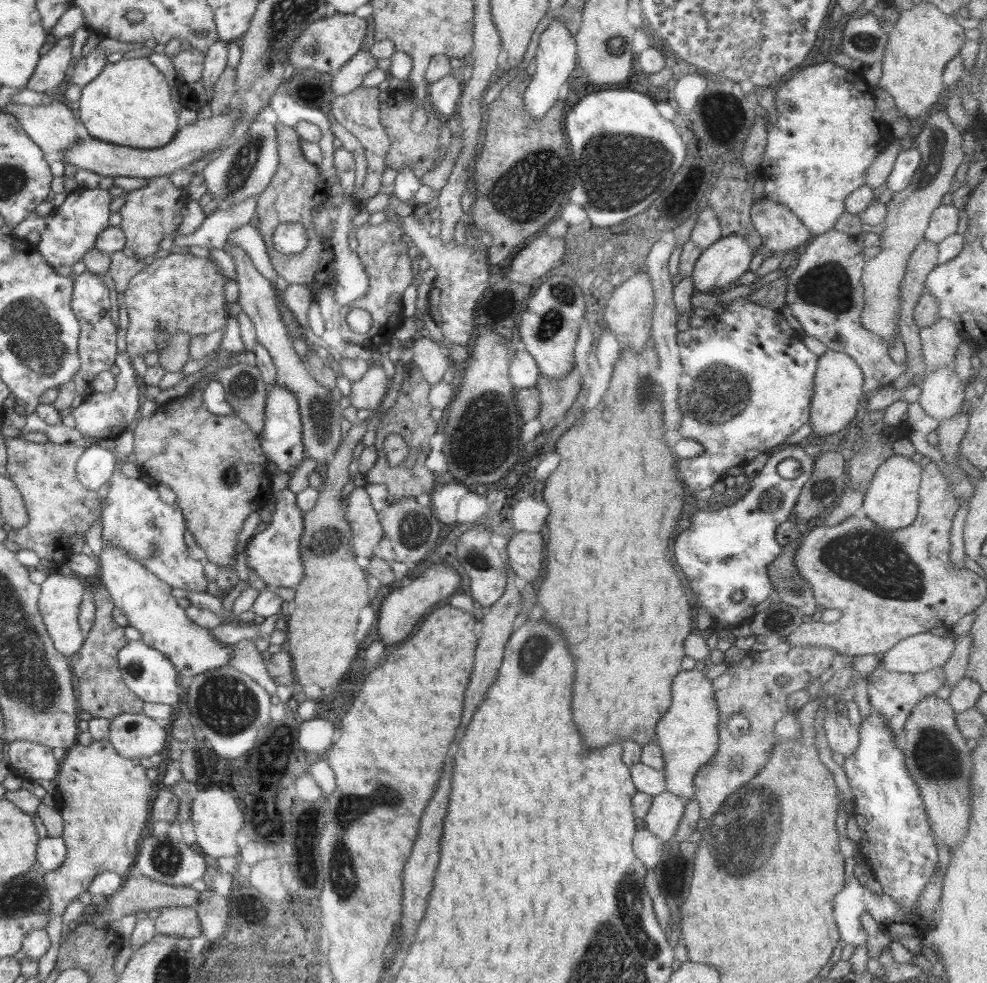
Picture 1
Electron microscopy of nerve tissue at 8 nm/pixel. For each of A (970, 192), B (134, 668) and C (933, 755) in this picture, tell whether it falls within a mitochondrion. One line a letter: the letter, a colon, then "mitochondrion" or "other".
A: other
B: mitochondrion
C: mitochondrion

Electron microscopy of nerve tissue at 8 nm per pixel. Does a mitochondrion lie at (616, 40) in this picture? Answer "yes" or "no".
yes

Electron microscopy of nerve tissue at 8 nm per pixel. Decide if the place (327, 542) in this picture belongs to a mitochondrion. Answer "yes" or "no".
yes

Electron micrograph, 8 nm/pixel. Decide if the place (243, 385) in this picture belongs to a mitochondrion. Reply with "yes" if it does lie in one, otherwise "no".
yes

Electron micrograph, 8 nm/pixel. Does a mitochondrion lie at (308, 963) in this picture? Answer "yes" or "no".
no

